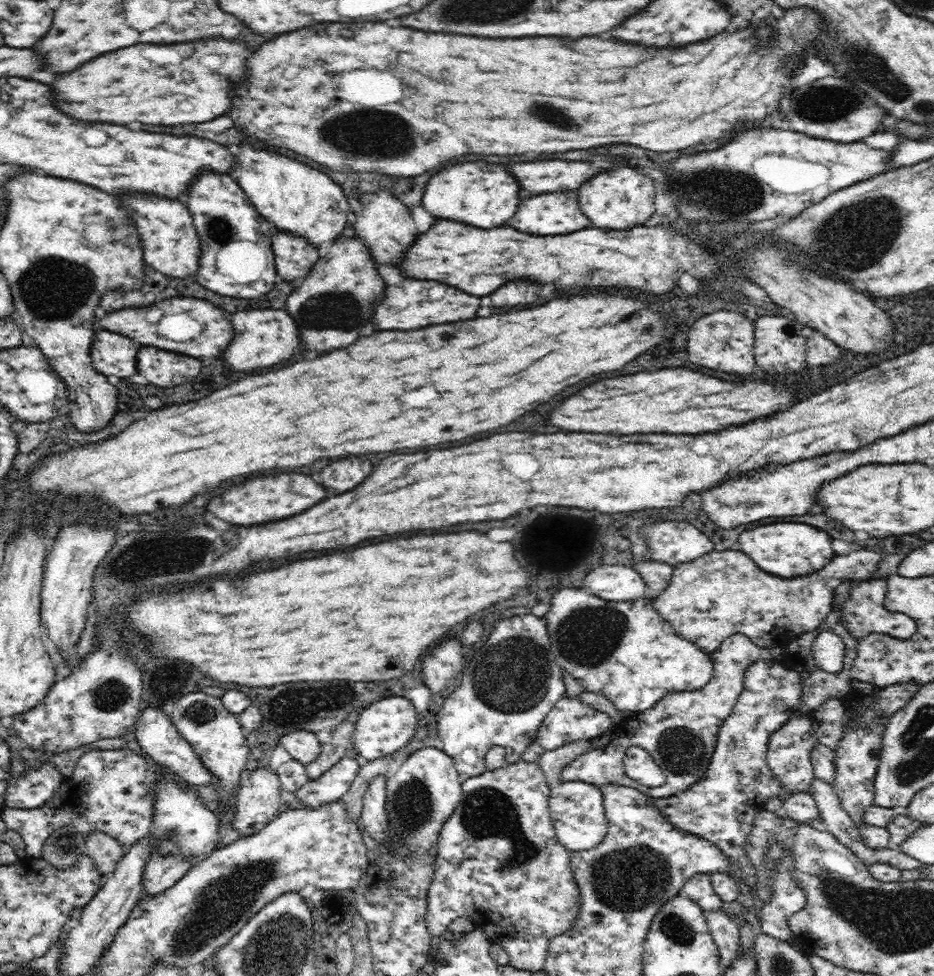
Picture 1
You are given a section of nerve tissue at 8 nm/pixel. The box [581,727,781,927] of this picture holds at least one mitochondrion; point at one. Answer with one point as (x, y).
(629, 878)

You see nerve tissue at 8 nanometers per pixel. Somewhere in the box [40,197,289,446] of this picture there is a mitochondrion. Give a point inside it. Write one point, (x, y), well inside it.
(219, 230)

